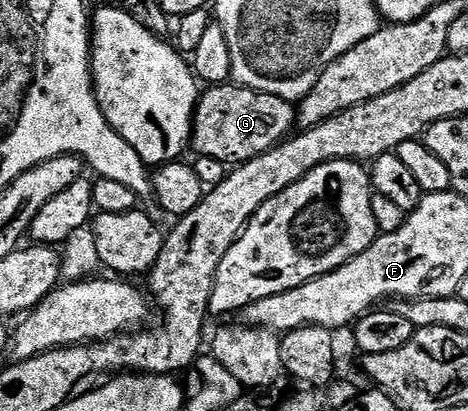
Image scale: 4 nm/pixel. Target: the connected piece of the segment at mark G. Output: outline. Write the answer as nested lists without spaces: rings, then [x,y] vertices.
[[[213,84],[209,90],[197,99],[197,108],[193,111],[193,137],[191,139],[191,150],[197,156],[211,156],[215,160],[236,168],[242,162],[249,162],[255,156],[265,154],[272,146],[277,146],[286,138],[290,137],[297,121],[298,111],[294,103],[285,98],[260,94],[246,86],[236,84]]]

